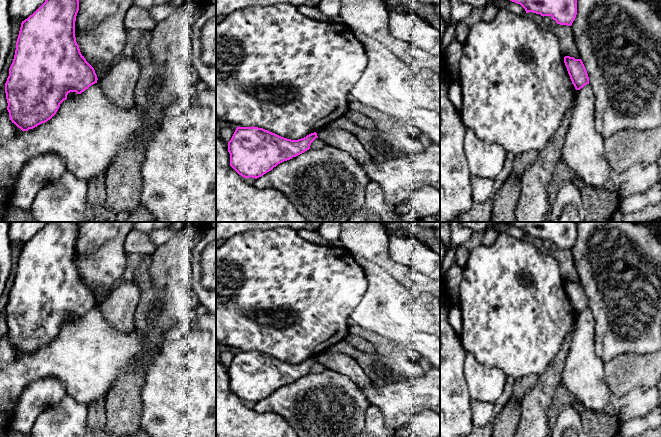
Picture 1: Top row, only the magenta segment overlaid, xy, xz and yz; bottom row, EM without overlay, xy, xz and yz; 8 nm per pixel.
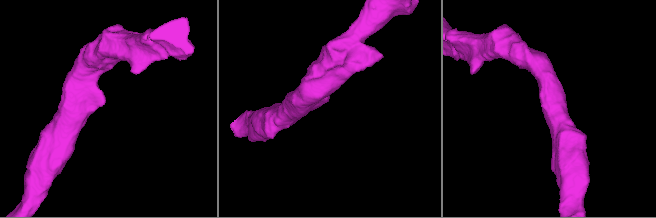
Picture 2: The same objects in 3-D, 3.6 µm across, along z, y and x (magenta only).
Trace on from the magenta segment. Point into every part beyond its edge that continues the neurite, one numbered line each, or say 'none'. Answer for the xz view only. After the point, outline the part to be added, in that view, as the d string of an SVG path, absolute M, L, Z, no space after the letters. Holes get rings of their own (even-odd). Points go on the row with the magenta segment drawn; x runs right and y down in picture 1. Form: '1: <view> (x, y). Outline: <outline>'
none

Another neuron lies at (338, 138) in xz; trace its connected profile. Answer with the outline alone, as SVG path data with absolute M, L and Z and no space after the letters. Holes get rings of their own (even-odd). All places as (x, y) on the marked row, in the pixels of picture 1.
M323 128L316 133L327 145L349 153L361 165L372 159L356 136L347 130Z

